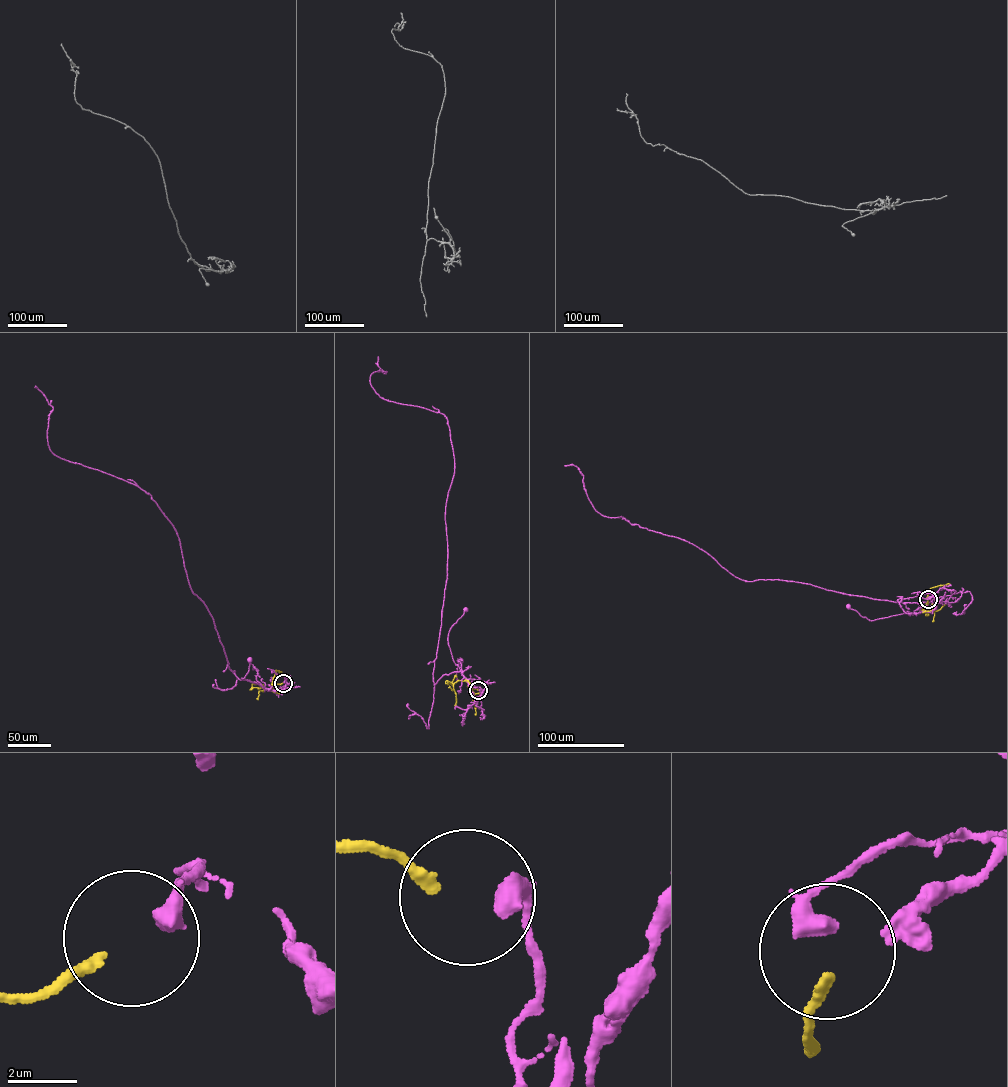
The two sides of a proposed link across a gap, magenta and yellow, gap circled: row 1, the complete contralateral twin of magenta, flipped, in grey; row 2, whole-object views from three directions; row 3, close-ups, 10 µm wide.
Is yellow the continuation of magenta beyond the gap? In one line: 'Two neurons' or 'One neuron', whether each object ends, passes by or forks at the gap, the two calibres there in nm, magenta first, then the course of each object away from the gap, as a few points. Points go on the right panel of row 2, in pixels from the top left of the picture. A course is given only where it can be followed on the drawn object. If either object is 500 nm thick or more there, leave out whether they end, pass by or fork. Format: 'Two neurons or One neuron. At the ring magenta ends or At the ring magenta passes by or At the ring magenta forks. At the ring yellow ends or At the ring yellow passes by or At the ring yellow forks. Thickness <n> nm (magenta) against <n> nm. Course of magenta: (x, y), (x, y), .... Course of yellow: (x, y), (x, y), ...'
Two neurons. Thickness 600 nm (magenta) against 320 nm. Course of magenta: (927, 599), (933, 596), (937, 603), (930, 611), (908, 612), (872, 620), (848, 607). Course of yellow: (928, 600), (922, 611), (928, 615), (925, 609), (917, 610)

